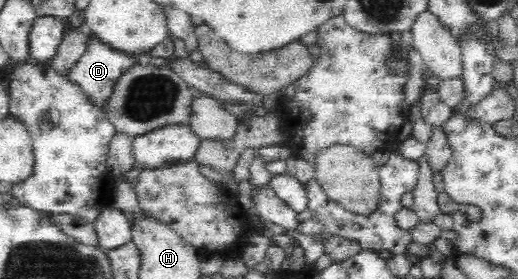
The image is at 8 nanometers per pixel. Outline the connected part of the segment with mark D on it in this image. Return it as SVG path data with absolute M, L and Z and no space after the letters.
M91 36L85 54L68 70L65 79L67 79L67 82L79 87L79 91L83 91L83 95L89 99L89 103L93 107L106 110L121 76L138 63L135 59L127 58L127 55L111 51L109 47L103 46L103 43Z

